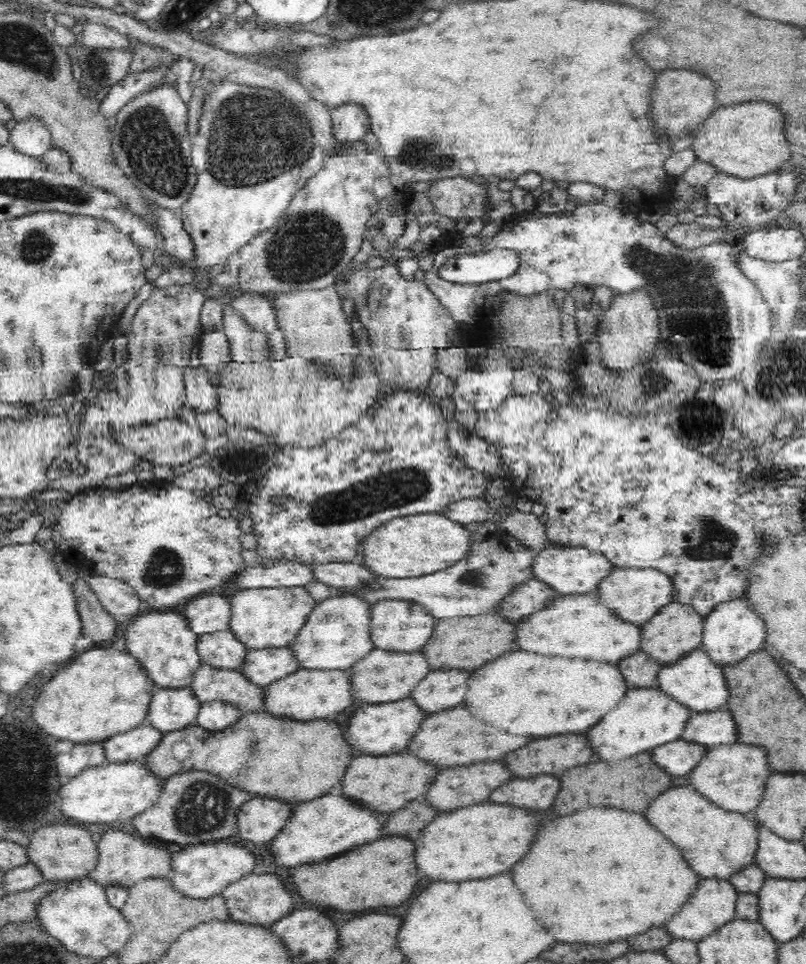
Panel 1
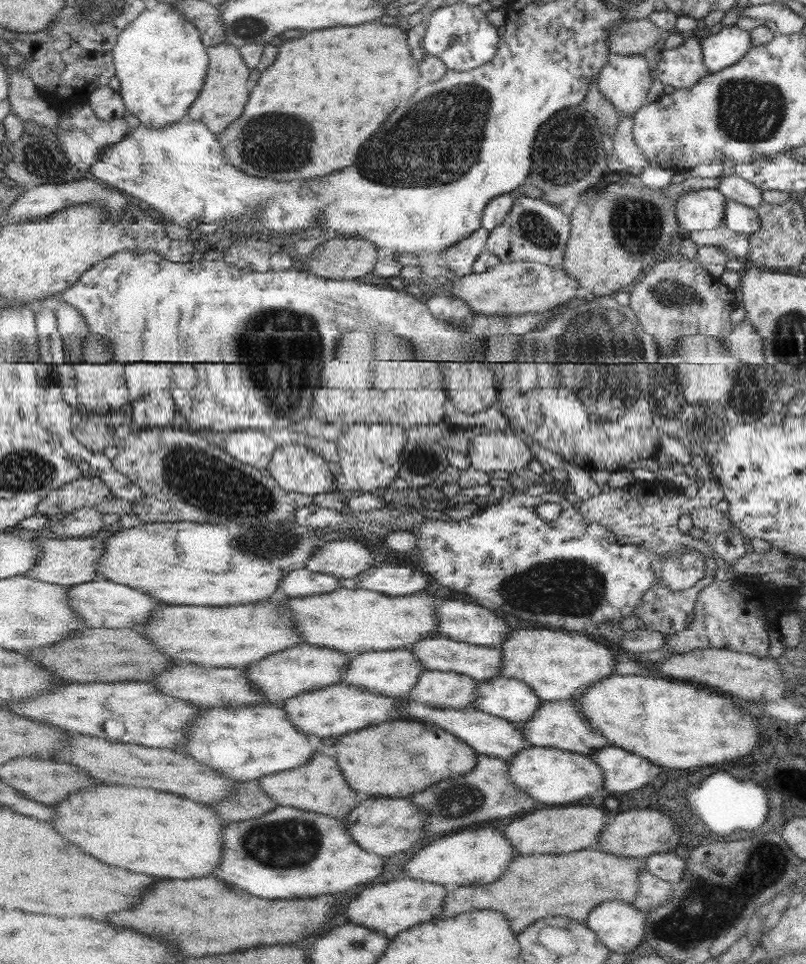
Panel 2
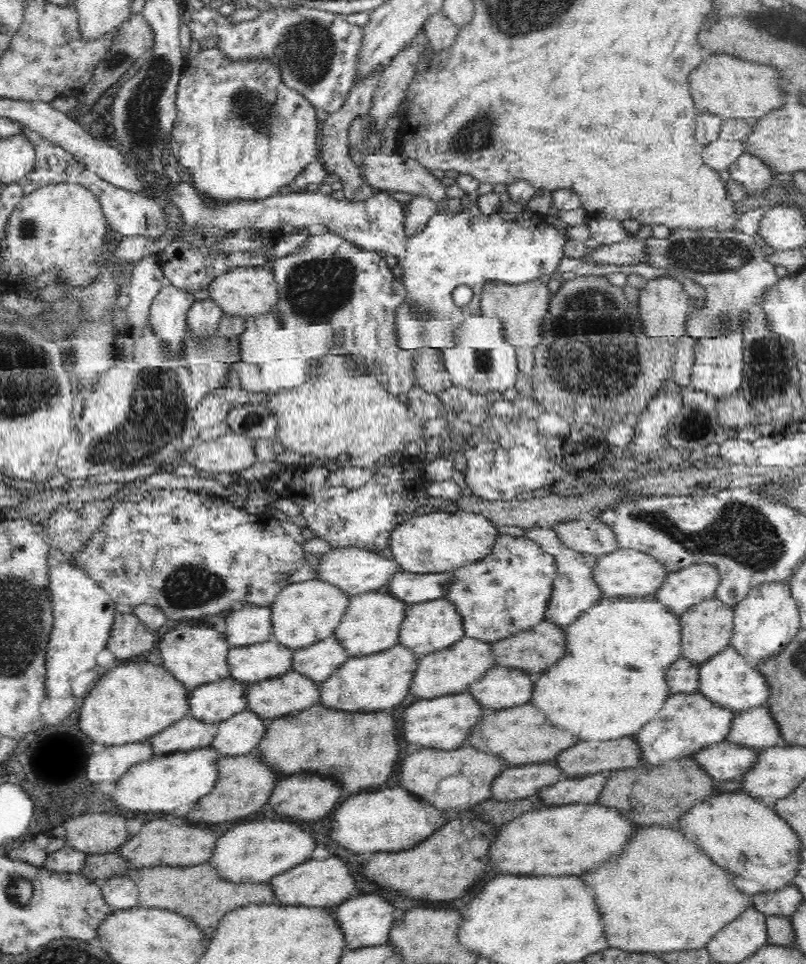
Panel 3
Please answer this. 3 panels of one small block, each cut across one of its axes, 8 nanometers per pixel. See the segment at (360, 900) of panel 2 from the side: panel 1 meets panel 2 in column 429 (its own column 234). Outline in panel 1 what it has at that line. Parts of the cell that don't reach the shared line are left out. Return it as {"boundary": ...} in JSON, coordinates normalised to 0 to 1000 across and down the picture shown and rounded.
{"boundary":[[[305,906],[295,913],[282,917],[273,925],[278,933],[284,951],[292,957],[309,959],[316,962],[331,962],[346,952],[355,950],[362,943],[362,932],[352,923],[345,911],[335,907]]]}

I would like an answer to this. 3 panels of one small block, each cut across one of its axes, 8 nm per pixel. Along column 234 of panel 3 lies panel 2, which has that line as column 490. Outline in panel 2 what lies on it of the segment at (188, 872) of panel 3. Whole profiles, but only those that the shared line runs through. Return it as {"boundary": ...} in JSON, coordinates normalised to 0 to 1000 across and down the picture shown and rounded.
{"boundary":[[[742,880],[685,888],[643,888],[628,911],[615,917],[560,922],[550,950],[565,951],[591,943],[624,946],[636,964],[650,967],[655,961],[680,951],[702,950],[728,957],[738,941],[748,936],[772,934],[787,939],[795,924],[795,902],[803,892],[775,889]]]}

